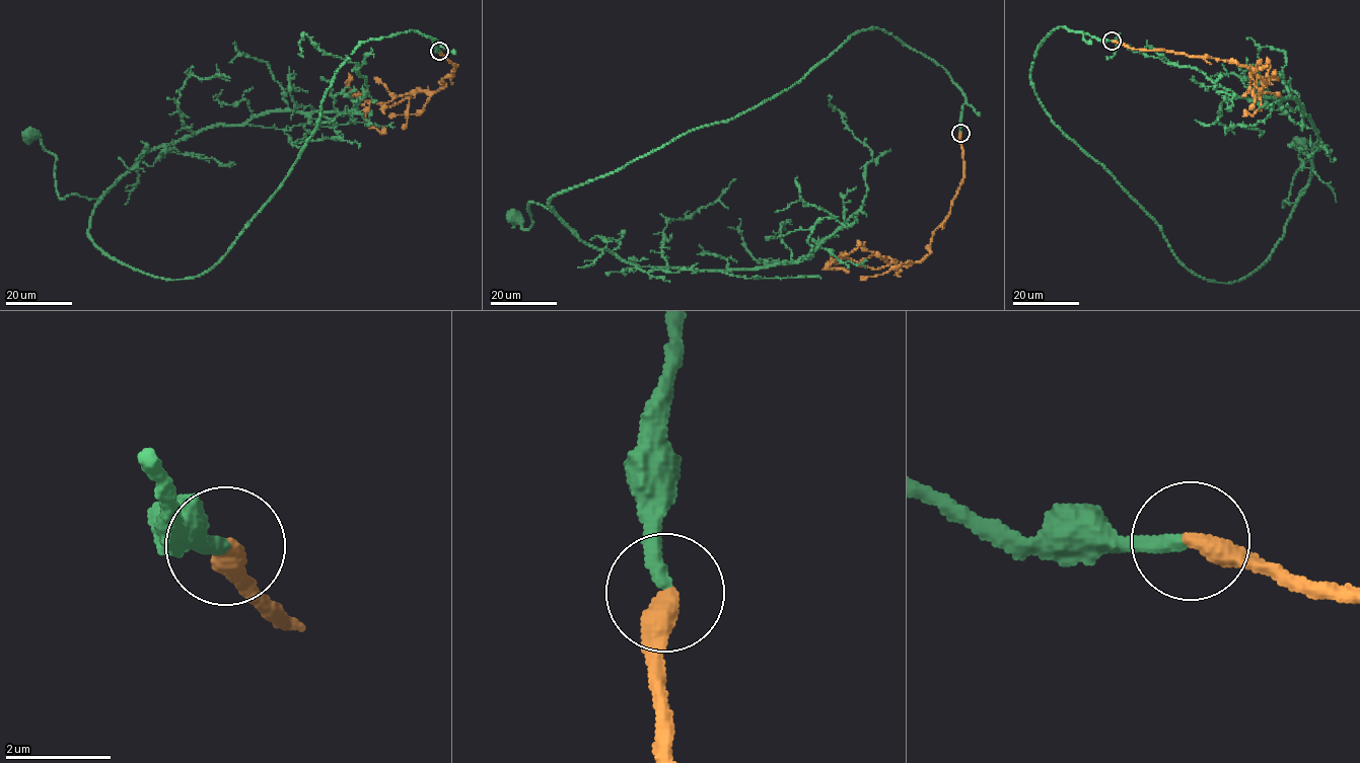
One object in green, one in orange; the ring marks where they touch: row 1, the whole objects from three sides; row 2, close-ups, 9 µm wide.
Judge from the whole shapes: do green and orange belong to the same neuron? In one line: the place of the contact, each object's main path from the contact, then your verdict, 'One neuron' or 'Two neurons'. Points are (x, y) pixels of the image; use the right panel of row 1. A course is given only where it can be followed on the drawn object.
Place: (1112, 41). Course of green: (1112, 41), (1057, 27), (1035, 52), (1035, 95), (1204, 280), (1238, 281), (1267, 259), (1310, 157), (1297, 144). Course of orange: (1112, 41), (1257, 69), (1267, 82), (1261, 106), (1253, 115), (1243, 109). One neuron

